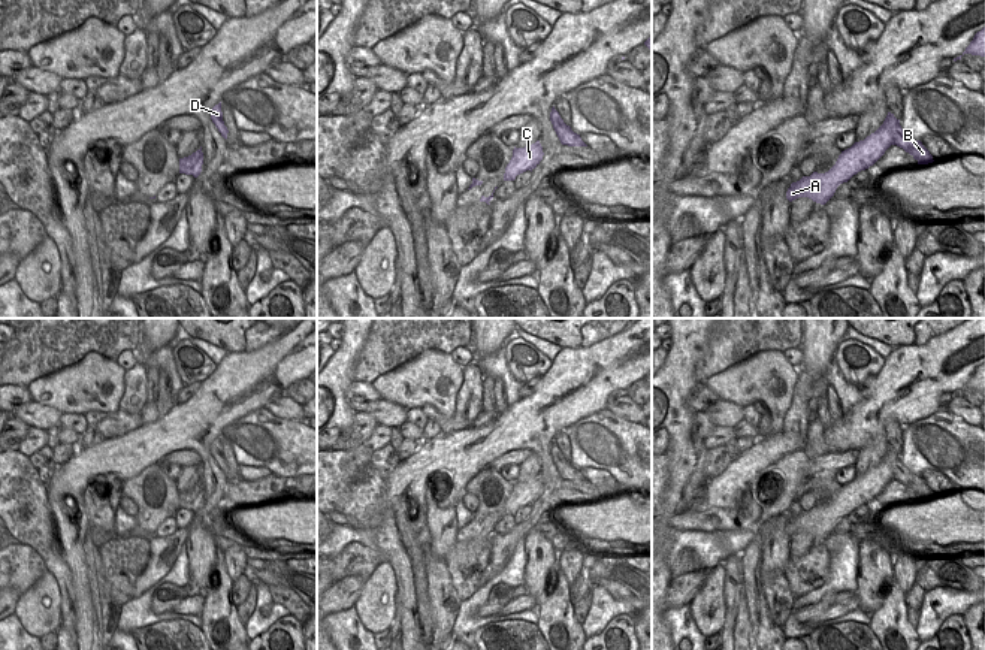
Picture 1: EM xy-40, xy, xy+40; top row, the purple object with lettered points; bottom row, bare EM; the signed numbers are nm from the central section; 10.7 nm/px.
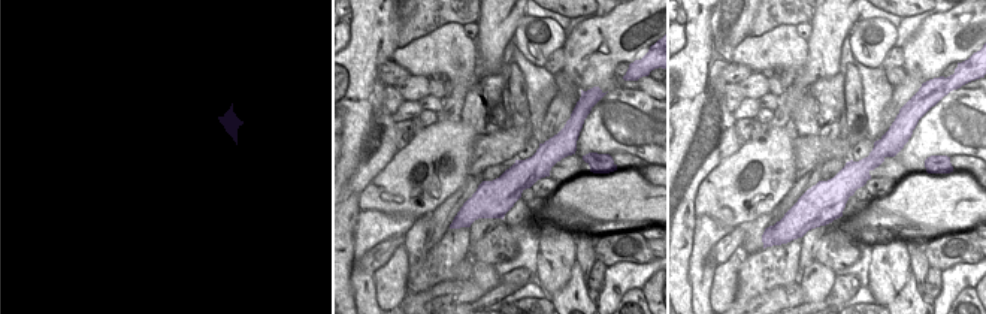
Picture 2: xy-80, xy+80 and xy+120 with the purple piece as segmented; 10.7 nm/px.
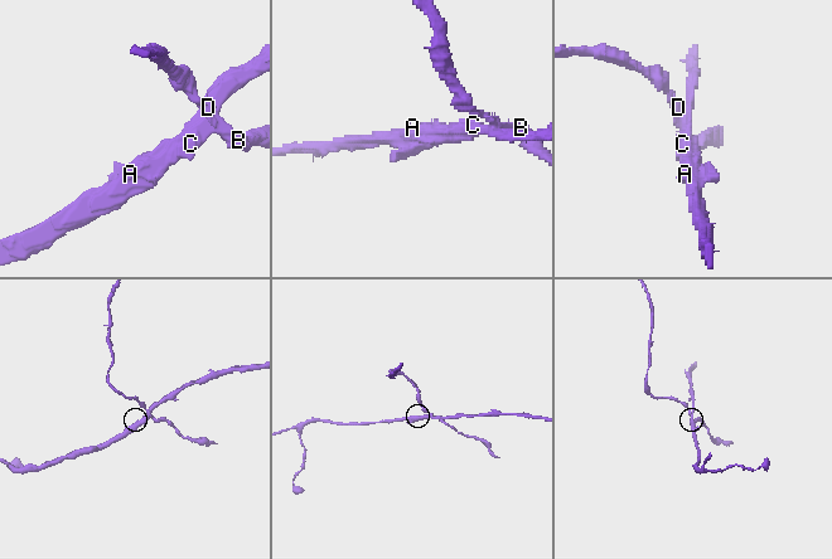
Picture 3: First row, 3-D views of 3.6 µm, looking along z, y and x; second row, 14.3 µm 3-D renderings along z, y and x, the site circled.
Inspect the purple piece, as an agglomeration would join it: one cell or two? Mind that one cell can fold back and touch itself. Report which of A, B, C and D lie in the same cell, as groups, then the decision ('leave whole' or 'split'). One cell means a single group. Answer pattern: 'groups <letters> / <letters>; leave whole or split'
groups A C / B D; split

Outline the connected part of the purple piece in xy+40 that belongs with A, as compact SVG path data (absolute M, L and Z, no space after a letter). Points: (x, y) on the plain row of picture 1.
M888 447L883 459L874 468L842 486L828 507L813 507L810 511L803 511L800 516L792 517L786 526L786 533L792 536L798 532L809 532L816 538L825 539L840 519L873 501L891 480L895 480L888 459L892 450Z

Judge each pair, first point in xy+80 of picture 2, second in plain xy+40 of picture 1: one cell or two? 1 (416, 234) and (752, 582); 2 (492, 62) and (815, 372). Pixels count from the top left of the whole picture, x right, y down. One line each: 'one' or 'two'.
1: two
2: one

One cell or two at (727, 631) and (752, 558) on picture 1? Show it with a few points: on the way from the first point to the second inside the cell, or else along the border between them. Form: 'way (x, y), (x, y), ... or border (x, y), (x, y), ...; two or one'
border (743, 589), (745, 593); two

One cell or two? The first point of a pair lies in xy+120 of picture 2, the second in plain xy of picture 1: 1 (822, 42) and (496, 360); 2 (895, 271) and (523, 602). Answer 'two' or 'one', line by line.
1: two
2: two

